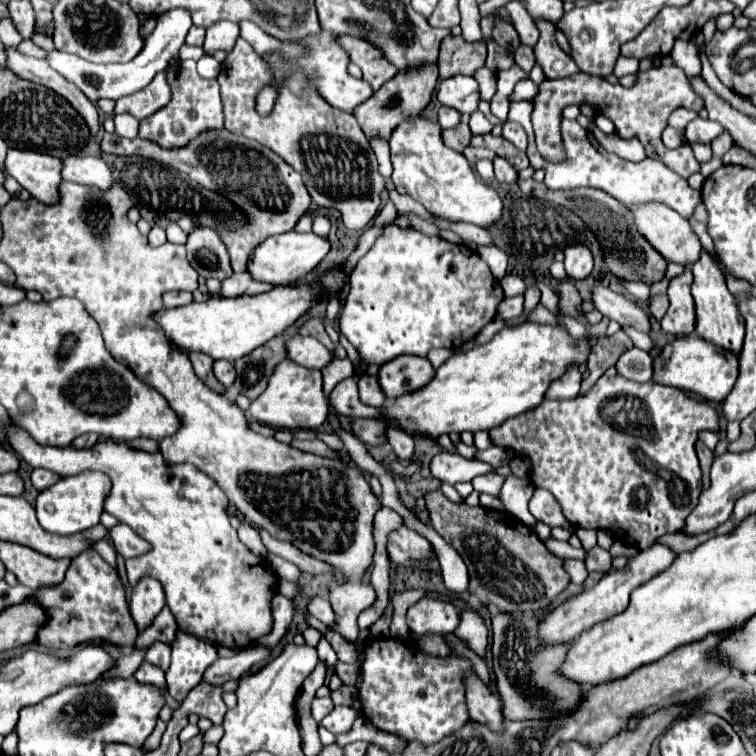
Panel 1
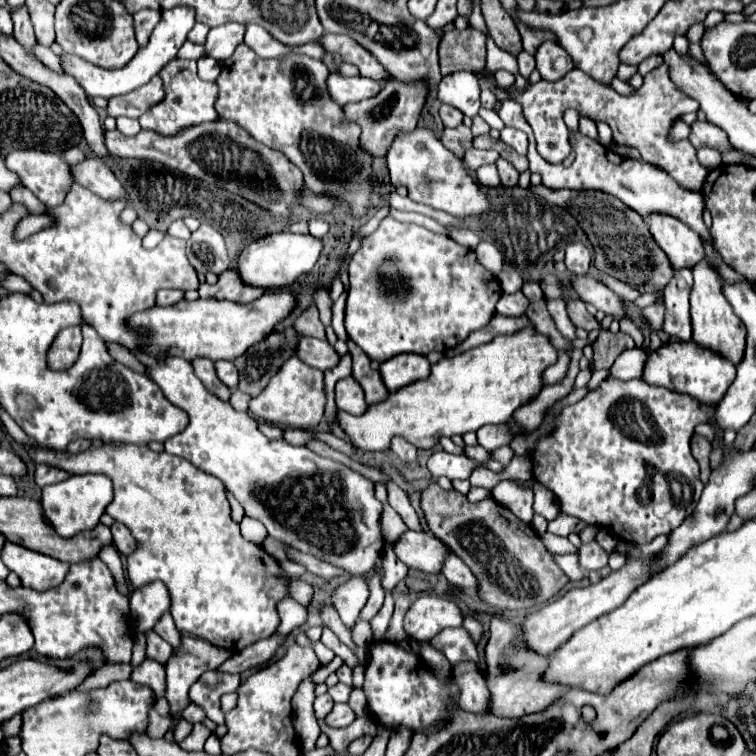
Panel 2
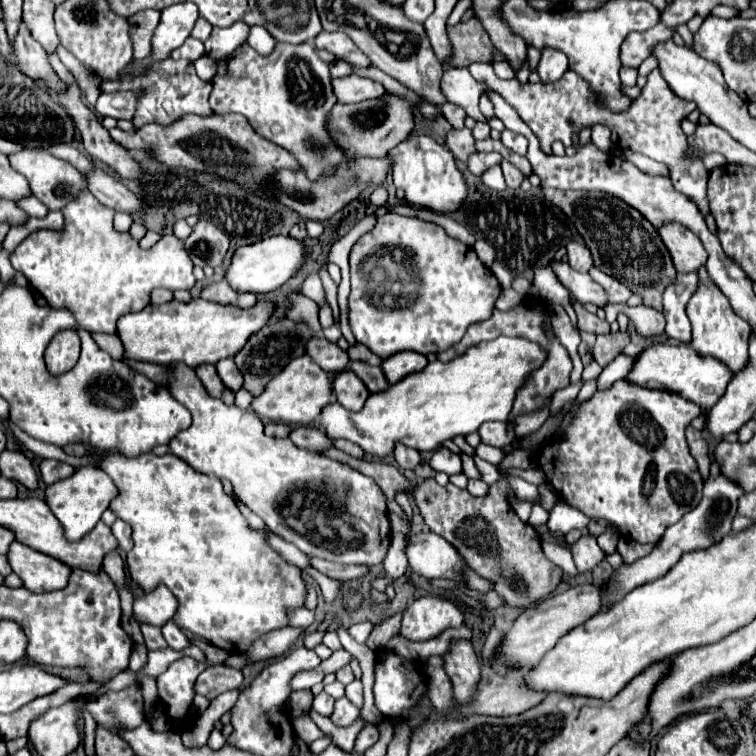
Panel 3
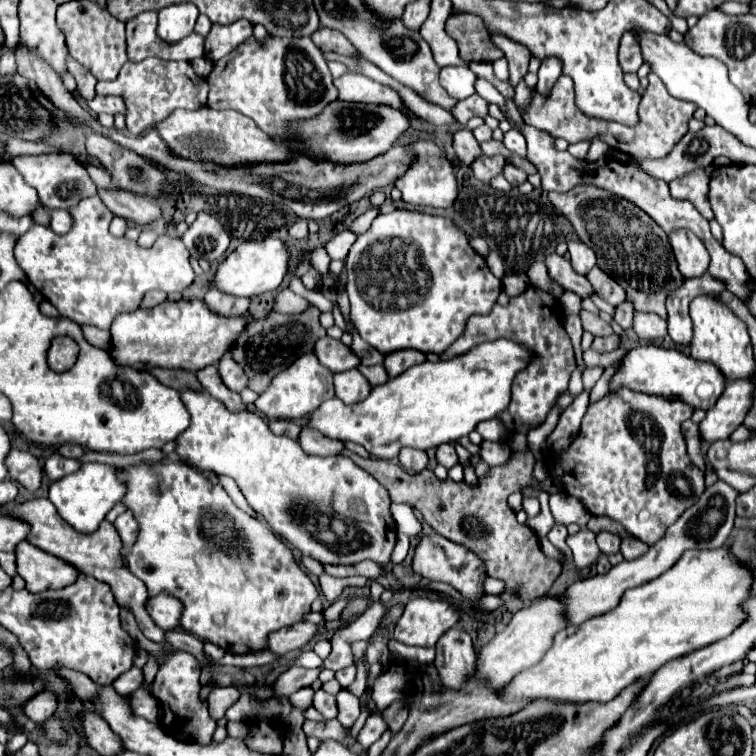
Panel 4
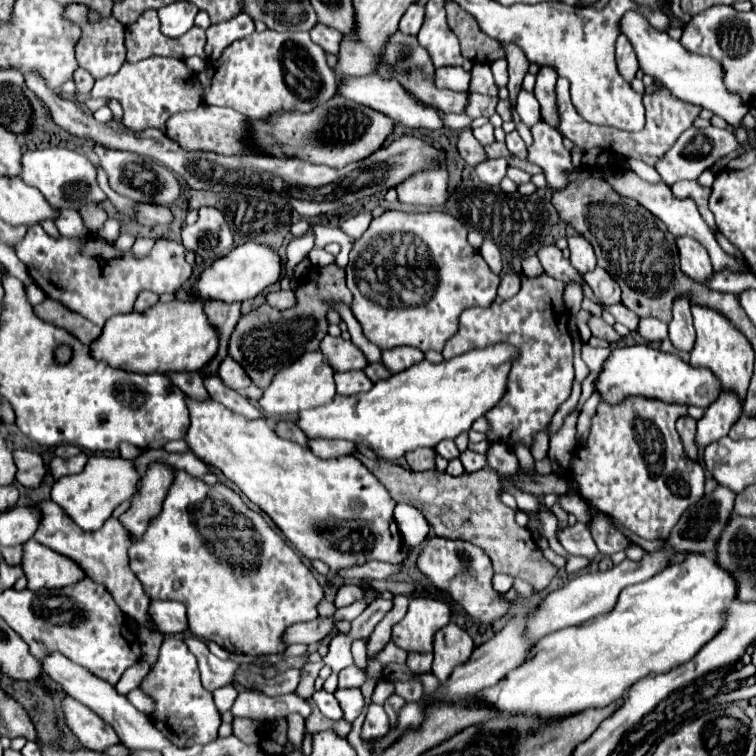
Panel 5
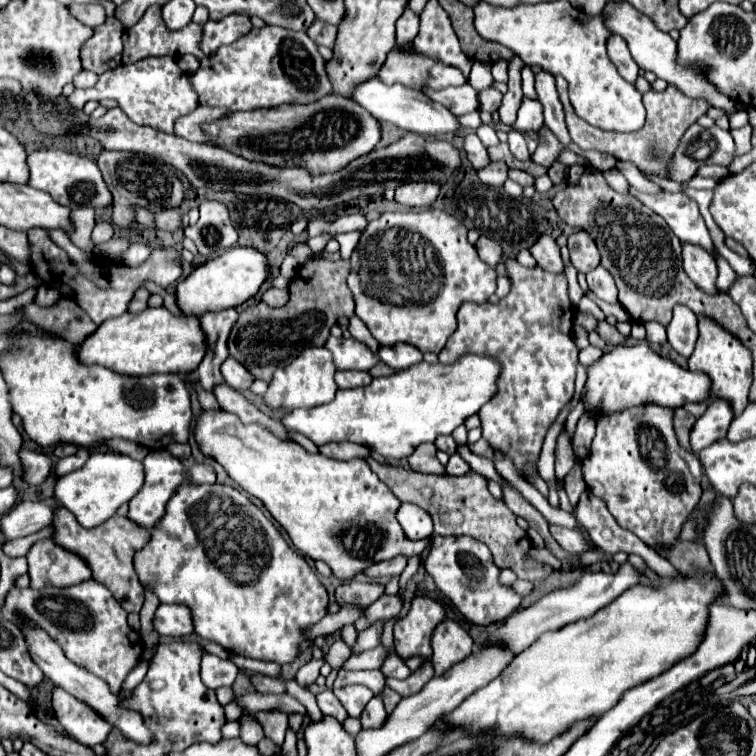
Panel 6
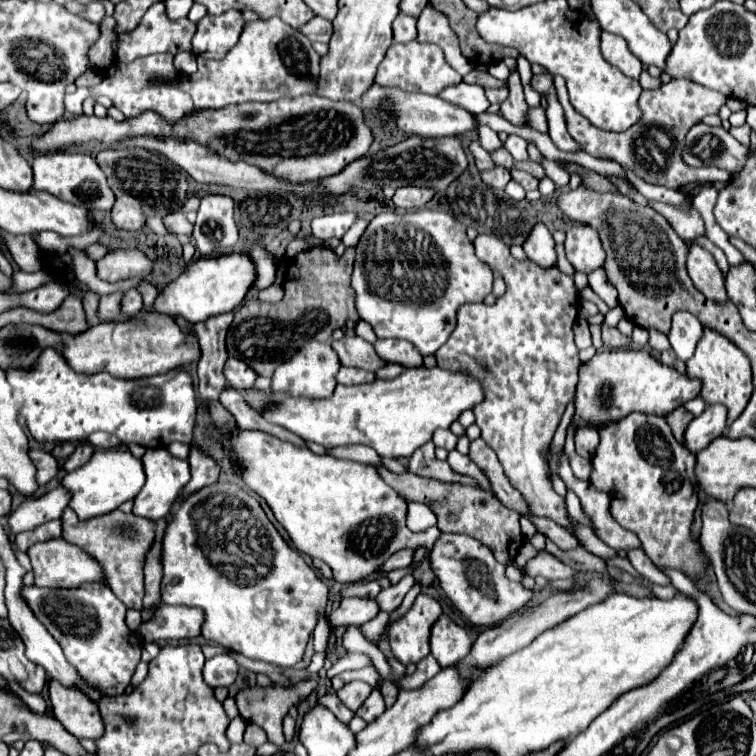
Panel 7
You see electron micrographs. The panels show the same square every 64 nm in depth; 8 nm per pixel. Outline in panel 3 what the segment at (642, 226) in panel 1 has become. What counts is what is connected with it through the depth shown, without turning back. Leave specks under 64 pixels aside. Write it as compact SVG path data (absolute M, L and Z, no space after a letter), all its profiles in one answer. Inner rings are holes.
M662 224L658 228L658 234L668 248L678 272L696 272L702 264L706 264L706 252L700 238L682 224Z

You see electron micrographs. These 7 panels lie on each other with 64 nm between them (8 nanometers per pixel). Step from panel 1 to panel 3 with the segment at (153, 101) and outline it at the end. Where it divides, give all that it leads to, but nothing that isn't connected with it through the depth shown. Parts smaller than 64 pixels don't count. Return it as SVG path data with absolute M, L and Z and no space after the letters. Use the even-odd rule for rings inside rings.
M112 92L112 94L101 93L95 105L95 111L101 116L112 116L112 118L126 118L132 120L136 112L138 94L136 92Z

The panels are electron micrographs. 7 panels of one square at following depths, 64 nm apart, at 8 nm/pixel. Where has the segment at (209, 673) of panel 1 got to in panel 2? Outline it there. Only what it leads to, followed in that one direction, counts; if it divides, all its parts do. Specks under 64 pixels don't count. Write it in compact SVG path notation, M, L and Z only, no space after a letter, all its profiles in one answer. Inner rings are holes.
M270 636L270 638L264 638L264 640L258 640L254 644L250 644L248 648L236 652L232 658L228 658L224 664L220 664L216 668L216 672L230 672L230 674L242 674L254 666L260 666L264 662L268 662L276 648L282 644L284 636Z

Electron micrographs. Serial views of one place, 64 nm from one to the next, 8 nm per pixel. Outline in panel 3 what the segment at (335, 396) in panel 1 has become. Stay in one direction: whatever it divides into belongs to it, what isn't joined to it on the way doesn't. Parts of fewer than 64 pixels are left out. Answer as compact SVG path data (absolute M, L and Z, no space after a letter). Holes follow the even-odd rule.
M350 370L336 376L334 394L336 394L336 400L352 412L358 412L368 398L368 390L366 390L364 382Z

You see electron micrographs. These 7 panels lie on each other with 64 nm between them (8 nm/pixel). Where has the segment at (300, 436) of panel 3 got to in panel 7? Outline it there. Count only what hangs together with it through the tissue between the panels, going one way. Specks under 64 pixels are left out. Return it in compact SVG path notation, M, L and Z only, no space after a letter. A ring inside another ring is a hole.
M354 444L352 446L336 446L336 448L328 448L326 454L334 456L334 458L350 458L350 460L358 460L364 464L380 466L380 456L370 446L354 446Z

